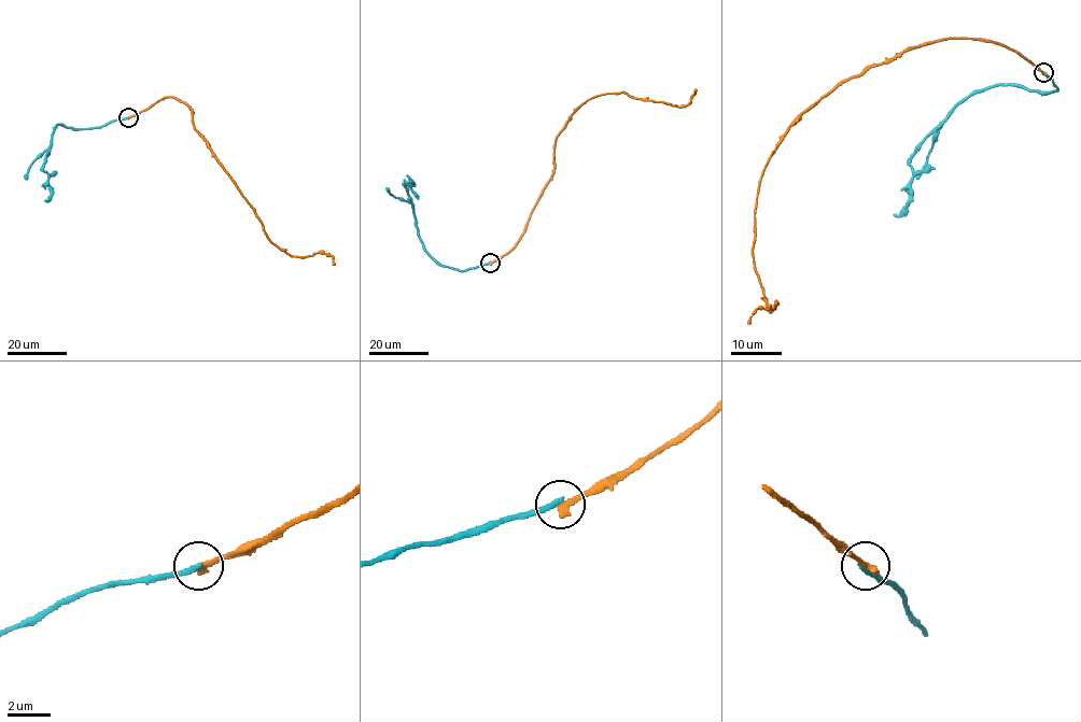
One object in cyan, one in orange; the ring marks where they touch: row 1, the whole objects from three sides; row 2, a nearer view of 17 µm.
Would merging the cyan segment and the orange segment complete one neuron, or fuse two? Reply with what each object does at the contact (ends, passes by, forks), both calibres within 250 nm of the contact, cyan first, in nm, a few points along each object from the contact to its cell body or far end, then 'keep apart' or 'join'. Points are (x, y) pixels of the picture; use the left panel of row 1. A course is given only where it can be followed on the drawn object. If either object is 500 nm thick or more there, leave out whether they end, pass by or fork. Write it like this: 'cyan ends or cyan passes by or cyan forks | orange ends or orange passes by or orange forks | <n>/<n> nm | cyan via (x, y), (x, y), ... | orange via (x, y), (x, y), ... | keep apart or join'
cyan ends | orange ends | 280/360 nm | cyan via (128, 117), (80, 129), (57, 125), (44, 164), (51, 194), (44, 200) | orange via (128, 117), (163, 98), (184, 102), (193, 111), (194, 127), (266, 236), (293, 256), (324, 253), (334, 265) | keep apart

